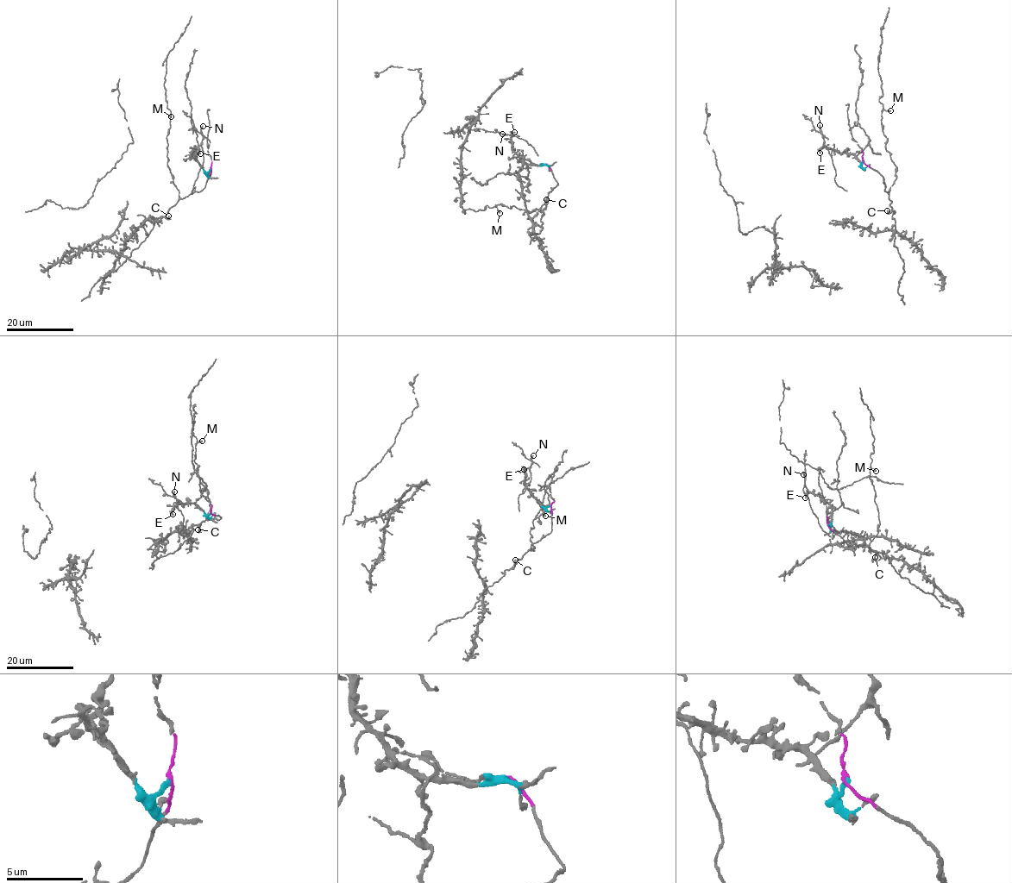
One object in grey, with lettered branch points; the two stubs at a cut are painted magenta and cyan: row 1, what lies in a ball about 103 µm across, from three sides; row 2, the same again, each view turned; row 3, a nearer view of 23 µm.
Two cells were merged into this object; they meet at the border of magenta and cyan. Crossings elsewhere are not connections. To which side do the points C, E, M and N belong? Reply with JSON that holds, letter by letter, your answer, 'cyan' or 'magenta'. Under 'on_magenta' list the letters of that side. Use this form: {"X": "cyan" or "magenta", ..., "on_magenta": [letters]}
{"C": "magenta", "E": "cyan", "M": "magenta", "N": "cyan", "on_magenta": ["C", "M"]}

